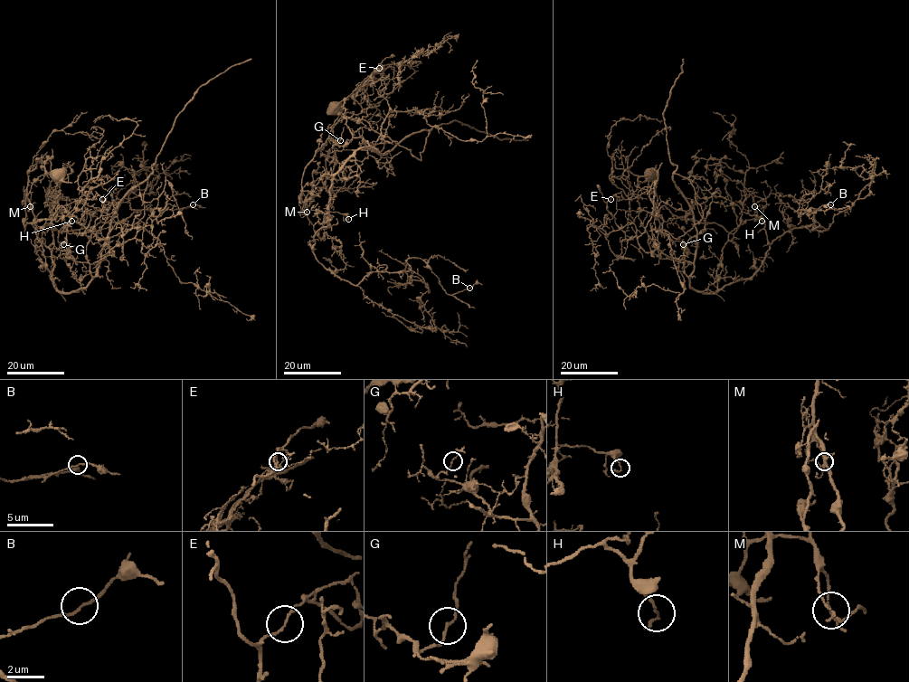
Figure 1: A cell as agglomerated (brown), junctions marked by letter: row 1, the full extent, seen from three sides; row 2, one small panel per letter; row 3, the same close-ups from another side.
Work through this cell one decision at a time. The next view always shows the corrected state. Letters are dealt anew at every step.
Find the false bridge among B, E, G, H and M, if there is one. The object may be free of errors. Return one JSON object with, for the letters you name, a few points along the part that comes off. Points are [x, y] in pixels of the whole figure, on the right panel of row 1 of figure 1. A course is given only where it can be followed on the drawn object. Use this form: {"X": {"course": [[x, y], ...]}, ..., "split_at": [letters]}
{"E": {"course": [[610, 199], [613, 195], [620, 200], [627, 199], [638, 189], [638, 176], [623, 168], [620, 156], [623, 140]]}, "split_at": ["E"]}

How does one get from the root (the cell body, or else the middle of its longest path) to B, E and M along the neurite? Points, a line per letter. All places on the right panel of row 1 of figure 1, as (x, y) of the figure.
B: (651, 175), (636, 186), (663, 221), (723, 196), (762, 219), (770, 246), (826, 231), (800, 210), (830, 204)
E: (651, 175), (644, 182), (638, 182), (638, 189), (630, 196), (620, 200), (613, 195), (610, 199)
M: (651, 175), (636, 186), (656, 213), (717, 223), (736, 245), (746, 194), (754, 206)

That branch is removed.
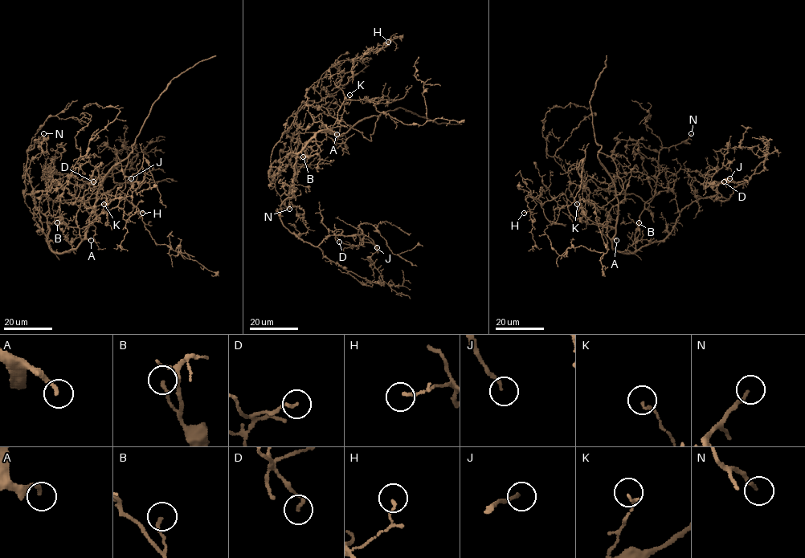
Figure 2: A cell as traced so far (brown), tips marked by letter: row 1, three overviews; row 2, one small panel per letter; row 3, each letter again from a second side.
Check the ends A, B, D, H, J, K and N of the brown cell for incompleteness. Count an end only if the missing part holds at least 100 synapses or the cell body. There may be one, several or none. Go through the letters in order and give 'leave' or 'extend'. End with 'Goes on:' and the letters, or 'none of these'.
A: extend
B: leave
D: leave
H: leave
J: extend
K: leave
N: extend
Goes on: A, J, N

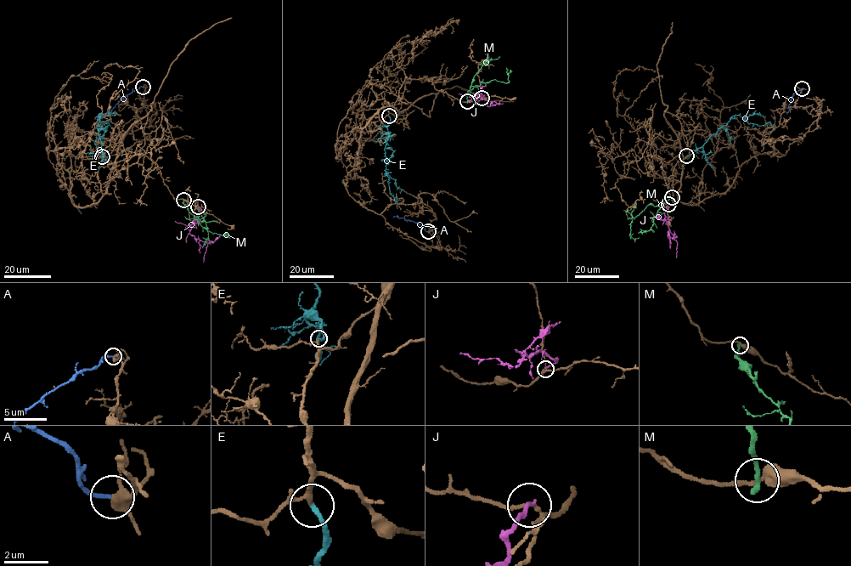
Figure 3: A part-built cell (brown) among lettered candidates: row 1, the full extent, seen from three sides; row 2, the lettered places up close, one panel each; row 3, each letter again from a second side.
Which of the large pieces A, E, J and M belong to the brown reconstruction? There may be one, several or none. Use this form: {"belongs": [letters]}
{"belongs": ["E"]}

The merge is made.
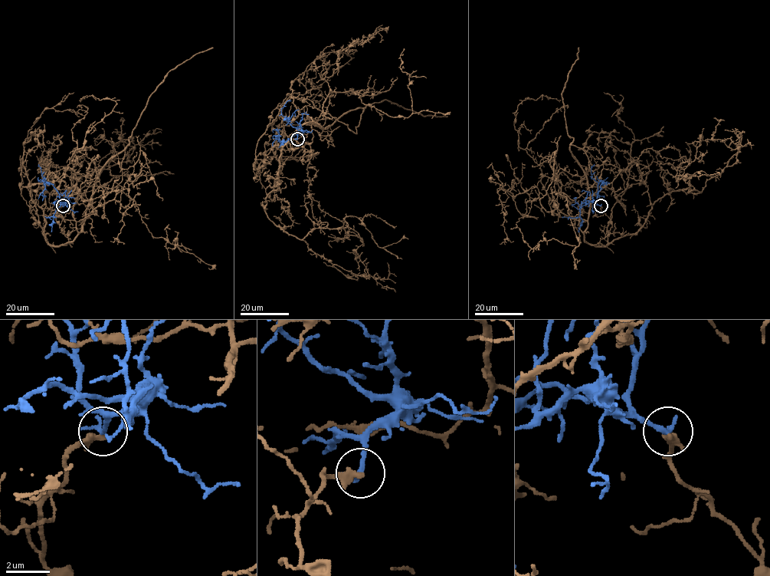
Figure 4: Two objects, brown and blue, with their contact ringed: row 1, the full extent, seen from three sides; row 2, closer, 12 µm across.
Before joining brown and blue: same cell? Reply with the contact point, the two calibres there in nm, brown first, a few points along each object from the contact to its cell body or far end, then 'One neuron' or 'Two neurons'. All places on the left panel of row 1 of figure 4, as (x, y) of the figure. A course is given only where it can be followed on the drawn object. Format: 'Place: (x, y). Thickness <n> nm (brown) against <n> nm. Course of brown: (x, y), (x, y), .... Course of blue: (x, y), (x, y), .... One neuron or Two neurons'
Place: (63, 205). Thickness 260 nm (brown) against 280 nm. Course of brown: (63, 206), (69, 242), (51, 245), (31, 192), (63, 193), (126, 161), (135, 146), (121, 140), (120, 118). Course of blue: (63, 205), (67, 202), (55, 200), (55, 212), (47, 218), (57, 218). Two neurons

